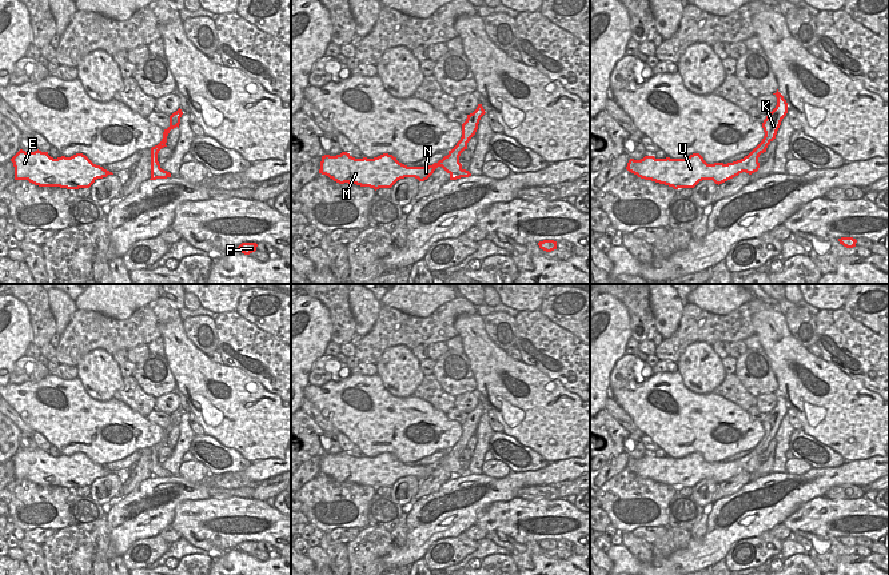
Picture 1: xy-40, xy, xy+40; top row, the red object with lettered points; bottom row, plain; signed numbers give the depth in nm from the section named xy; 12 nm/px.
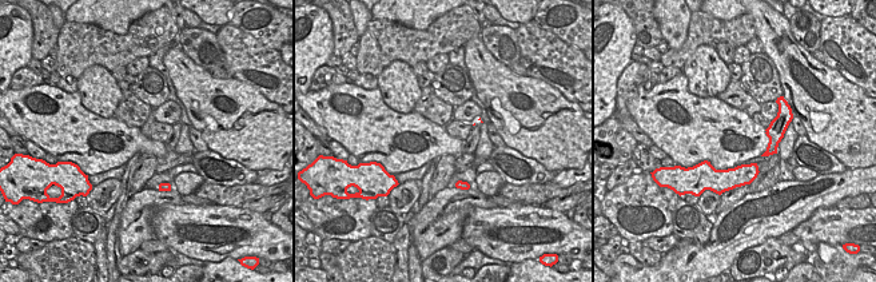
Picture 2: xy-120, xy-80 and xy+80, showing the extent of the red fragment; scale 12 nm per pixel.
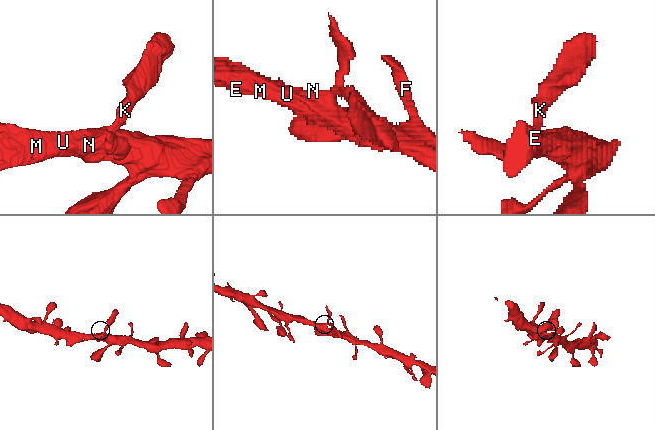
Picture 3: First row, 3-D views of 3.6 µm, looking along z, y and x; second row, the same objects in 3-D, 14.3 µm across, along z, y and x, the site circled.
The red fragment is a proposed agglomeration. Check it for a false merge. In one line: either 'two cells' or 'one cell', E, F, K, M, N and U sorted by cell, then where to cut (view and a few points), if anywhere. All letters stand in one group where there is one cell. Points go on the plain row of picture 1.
one cell; groups E F K M N U; cut none

